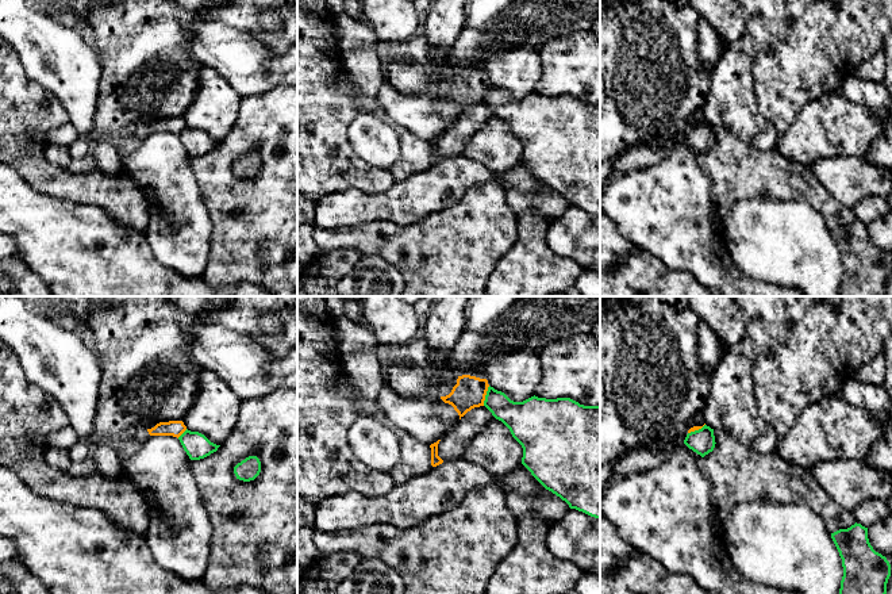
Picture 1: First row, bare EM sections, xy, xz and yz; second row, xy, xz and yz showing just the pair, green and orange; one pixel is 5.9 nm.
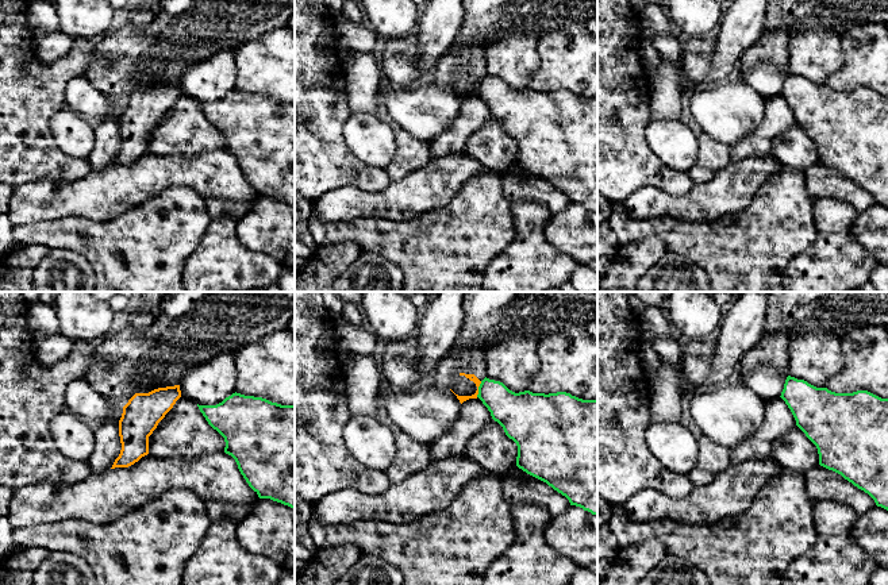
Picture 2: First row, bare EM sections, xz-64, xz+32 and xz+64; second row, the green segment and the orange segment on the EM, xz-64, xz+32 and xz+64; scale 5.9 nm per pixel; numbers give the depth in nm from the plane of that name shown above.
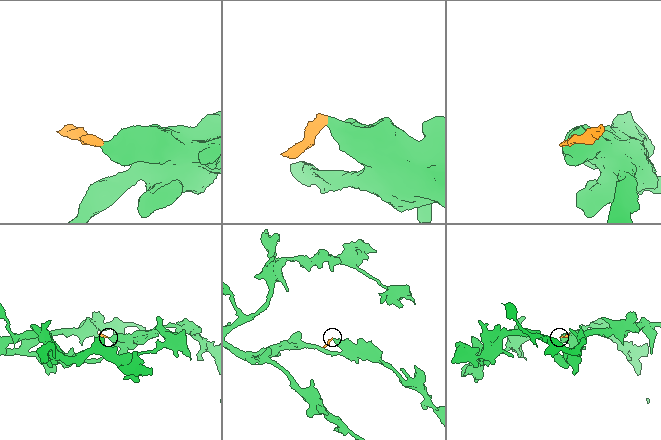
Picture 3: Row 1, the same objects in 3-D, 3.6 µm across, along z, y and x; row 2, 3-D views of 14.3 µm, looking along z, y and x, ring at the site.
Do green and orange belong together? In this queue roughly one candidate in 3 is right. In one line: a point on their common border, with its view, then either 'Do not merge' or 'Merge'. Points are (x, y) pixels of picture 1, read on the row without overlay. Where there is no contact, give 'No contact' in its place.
Touches green at xz (485, 92). Do not merge

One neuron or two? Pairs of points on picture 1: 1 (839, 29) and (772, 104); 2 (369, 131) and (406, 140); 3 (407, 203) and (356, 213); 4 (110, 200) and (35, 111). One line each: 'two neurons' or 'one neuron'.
1: one neuron
2: two neurons
3: one neuron
4: one neuron

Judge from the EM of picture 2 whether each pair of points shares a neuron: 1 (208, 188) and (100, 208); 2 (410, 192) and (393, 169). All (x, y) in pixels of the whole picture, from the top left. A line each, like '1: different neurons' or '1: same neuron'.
1: same neuron
2: different neurons

